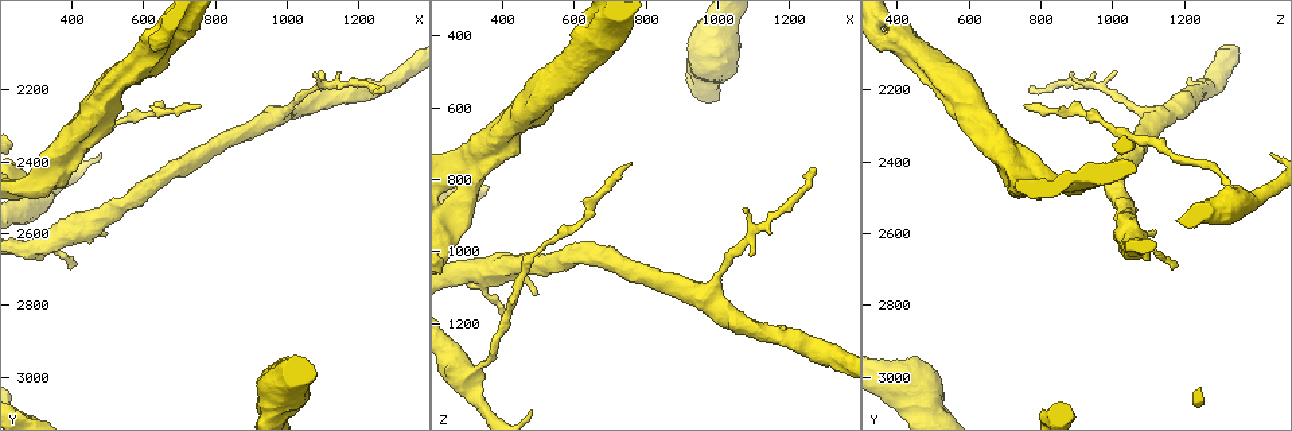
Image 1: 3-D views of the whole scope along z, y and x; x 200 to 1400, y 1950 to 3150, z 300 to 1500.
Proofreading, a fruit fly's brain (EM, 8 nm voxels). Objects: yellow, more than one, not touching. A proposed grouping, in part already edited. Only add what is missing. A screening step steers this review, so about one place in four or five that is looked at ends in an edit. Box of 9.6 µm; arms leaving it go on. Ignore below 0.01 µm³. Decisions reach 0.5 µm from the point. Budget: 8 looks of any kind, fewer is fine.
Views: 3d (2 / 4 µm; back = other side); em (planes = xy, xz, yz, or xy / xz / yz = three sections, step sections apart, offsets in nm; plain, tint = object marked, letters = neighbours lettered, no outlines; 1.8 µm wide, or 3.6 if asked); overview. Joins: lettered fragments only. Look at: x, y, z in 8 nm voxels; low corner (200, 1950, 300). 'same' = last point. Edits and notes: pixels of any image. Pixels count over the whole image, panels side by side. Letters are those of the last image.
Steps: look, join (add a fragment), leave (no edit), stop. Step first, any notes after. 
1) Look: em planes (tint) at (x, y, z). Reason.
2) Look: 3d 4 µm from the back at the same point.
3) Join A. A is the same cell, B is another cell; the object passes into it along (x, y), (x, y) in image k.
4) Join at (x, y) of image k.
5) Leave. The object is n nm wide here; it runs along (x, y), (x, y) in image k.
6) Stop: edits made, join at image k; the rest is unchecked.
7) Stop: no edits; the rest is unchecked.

Look: 3d 4 µm at (500, 2590, 1120). Free end.

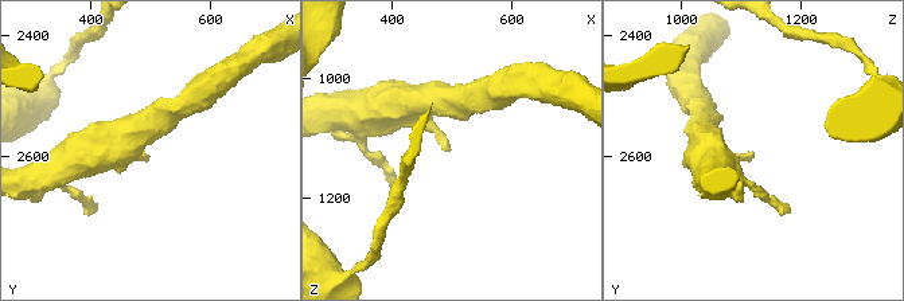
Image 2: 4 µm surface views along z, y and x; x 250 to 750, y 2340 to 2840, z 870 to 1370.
Look: em yz step 8 (letters) at (495, 2595, 1120). Shape alone is not enough.

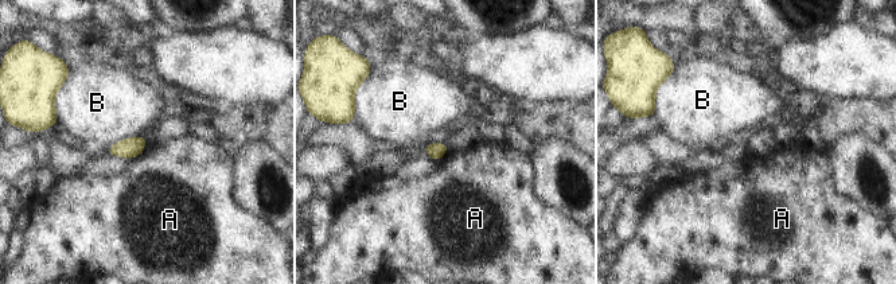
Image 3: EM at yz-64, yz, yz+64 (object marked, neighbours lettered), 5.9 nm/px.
Look: em planes (letters) at the same point.

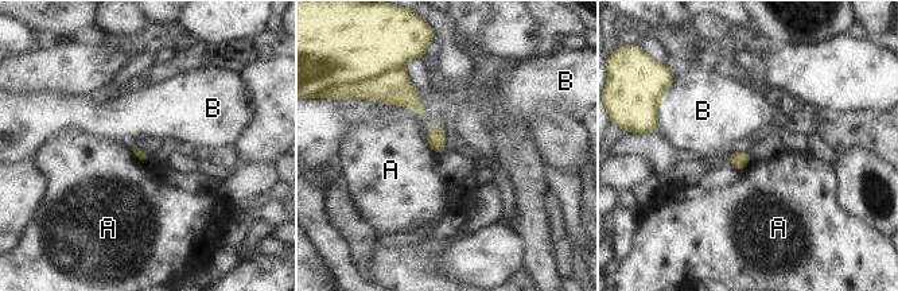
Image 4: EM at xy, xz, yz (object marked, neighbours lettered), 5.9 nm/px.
Leave. A and B are other cells; it runs along (405, 82), (439, 150) in image 4; none of them fits.

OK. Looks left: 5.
Look: em 3.6 µm xz step 4 (letters) at (470, 2380, 1450).

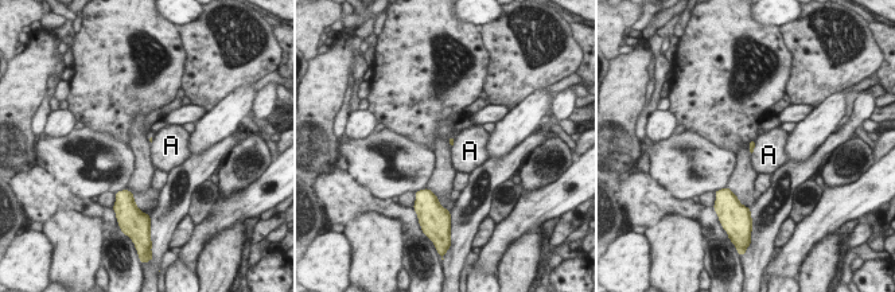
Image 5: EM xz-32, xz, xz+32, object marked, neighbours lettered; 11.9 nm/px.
Leave. A is another cell; a border runs along (755, 140), (755, 147), (751, 152) in image 5; no lettered fragment goes on from it.

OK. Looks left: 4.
Look: em yz step 16 (letters) at (770, 2240, 760).

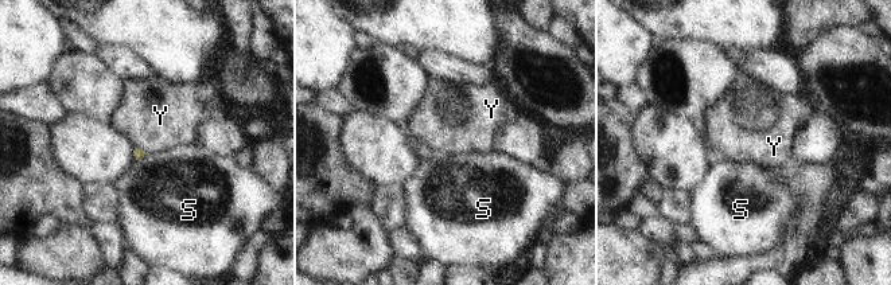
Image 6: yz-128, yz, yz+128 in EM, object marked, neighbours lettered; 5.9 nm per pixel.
Look: em planes (letters) at the same point. Cut it another way.

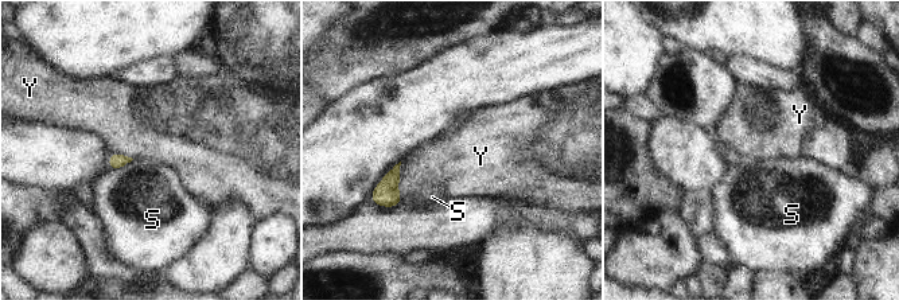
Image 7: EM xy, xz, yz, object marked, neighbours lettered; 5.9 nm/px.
Leave. S and Y are other cells; a border runs along (401, 162), (397, 183), (400, 201) in image 7; no lettered fragment goes on from it.

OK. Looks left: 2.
Stop: no edits; the rest is unchecked.

